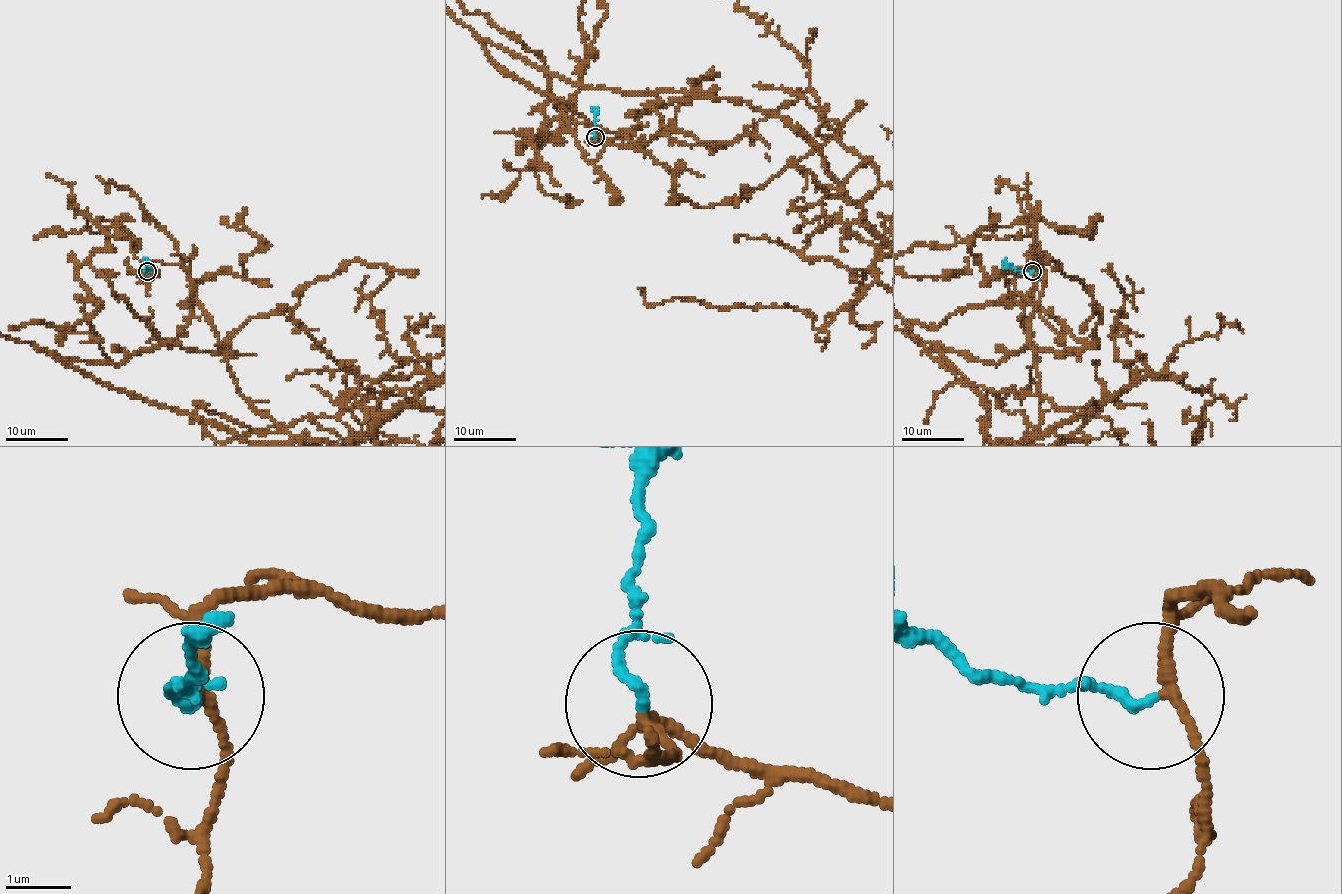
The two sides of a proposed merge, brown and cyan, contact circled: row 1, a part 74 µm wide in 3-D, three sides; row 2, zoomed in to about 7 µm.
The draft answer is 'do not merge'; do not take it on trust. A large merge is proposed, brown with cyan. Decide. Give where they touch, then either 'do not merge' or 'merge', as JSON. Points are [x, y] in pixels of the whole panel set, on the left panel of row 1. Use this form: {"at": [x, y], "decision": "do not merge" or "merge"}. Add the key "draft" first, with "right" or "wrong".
{"draft": "wrong", "at": [147, 271], "decision": "merge"}

